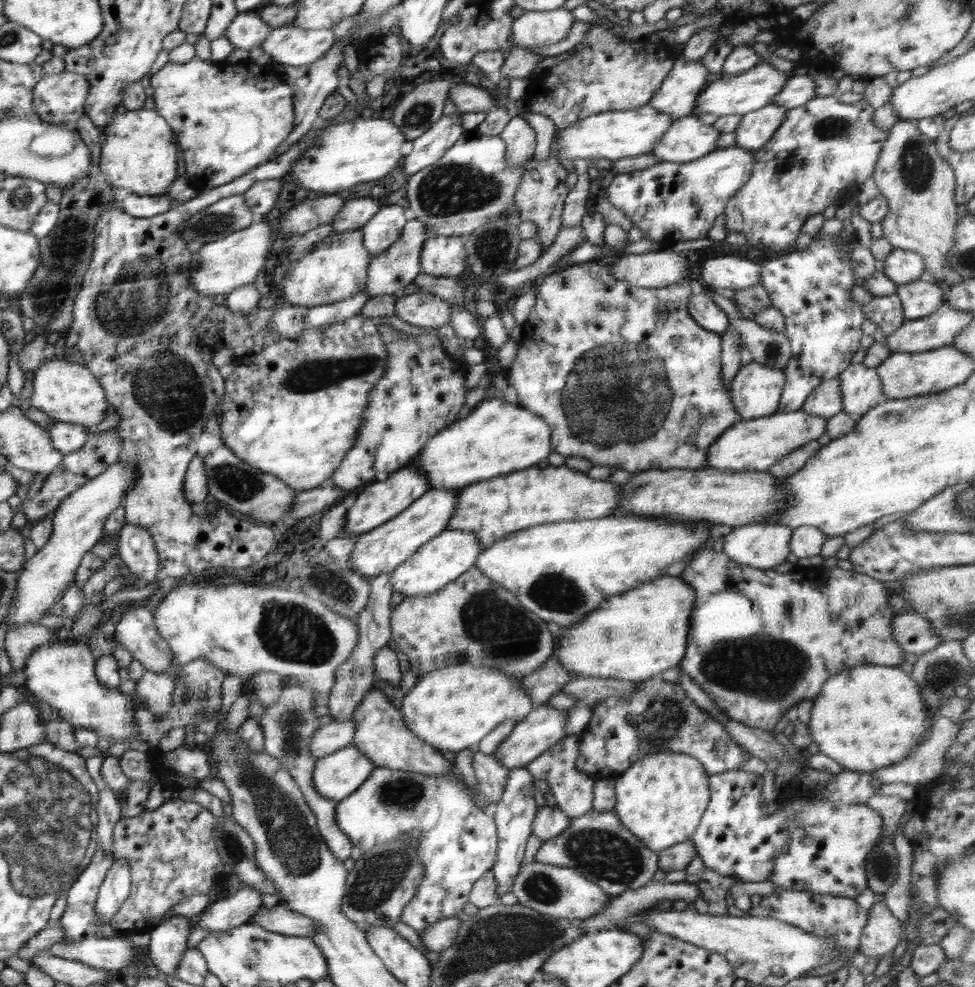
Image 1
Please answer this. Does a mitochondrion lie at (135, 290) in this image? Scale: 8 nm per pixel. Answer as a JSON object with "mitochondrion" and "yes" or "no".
{"mitochondrion":"yes"}

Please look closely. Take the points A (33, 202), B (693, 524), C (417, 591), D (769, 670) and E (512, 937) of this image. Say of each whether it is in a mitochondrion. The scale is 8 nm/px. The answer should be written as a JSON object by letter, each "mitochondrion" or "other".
{"A":"mitochondrion","B":"other","C":"other","D":"mitochondrion","E":"mitochondrion"}

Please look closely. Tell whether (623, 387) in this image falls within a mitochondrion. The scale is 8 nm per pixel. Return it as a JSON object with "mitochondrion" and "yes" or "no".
{"mitochondrion":"yes"}

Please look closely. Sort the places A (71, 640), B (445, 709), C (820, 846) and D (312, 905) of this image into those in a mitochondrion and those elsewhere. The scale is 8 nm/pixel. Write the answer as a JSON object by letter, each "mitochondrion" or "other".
{"A":"other","B":"other","C":"other","D":"other"}

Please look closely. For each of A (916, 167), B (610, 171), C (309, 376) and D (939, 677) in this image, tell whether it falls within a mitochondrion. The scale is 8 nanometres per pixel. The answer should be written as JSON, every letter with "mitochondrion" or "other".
{"A":"mitochondrion","B":"other","C":"mitochondrion","D":"mitochondrion"}

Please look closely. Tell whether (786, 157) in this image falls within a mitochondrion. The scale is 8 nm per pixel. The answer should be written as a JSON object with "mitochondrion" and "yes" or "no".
{"mitochondrion":"yes"}

